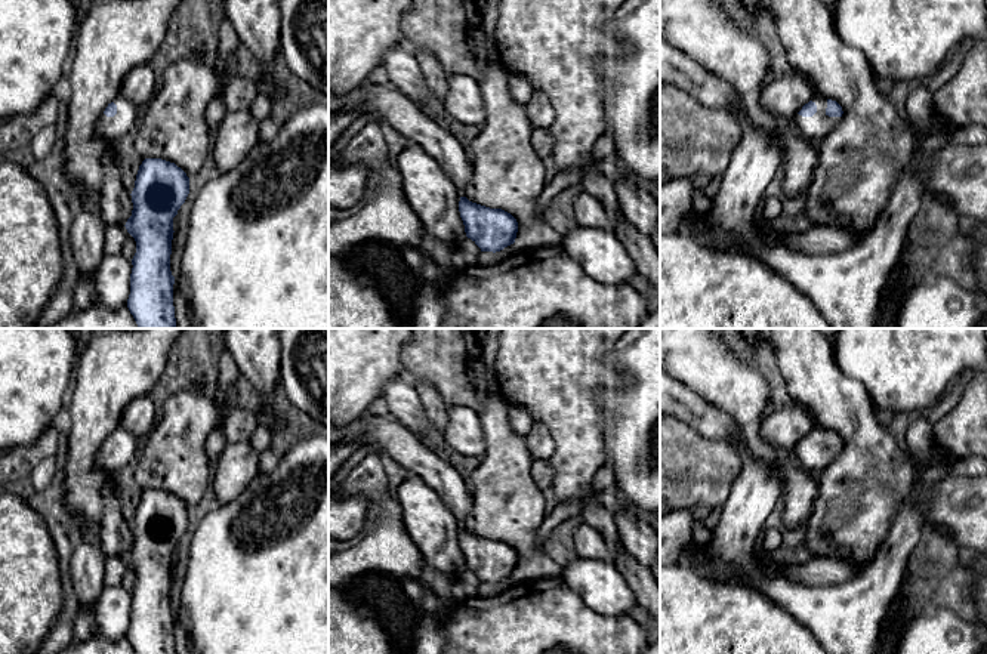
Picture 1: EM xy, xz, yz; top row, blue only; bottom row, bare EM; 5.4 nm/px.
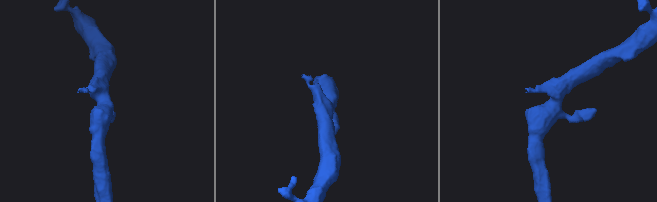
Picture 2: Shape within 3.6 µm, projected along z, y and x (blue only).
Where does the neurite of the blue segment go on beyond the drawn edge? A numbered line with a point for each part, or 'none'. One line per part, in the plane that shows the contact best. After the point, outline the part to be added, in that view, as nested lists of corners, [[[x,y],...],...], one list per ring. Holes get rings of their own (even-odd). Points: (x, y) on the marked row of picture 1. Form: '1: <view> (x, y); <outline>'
1: yz (816, 127); [[[815,96],[812,102],[817,105],[817,112],[812,117],[796,114],[793,120],[802,130],[805,139],[820,141],[841,123],[842,117],[829,117],[826,114],[826,98]]]

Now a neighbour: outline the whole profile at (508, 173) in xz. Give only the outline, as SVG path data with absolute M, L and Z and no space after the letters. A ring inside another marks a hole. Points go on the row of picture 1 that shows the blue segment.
M494 59L488 64L479 83L487 117L468 148L472 176L465 197L472 203L511 213L518 222L513 243L516 249L561 246L562 235L540 220L536 213L537 198L548 185L548 178L545 163L531 144L534 126L525 105L515 102L509 93L509 75L502 64Z

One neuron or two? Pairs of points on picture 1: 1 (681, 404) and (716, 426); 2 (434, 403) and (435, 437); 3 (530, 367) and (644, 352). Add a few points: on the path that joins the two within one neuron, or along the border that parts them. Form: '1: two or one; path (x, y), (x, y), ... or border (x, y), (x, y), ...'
1: one; path (690, 407), (708, 420)
2: one; path (435, 412), (435, 428)
3: two; border (616, 344), (607, 361), (629, 381), (598, 391)

